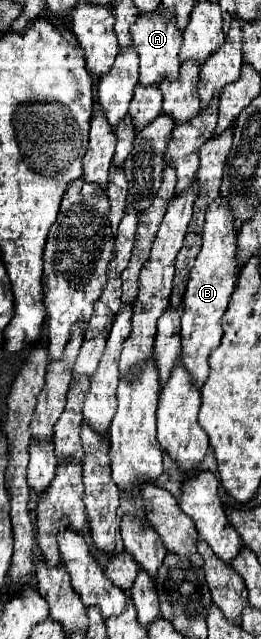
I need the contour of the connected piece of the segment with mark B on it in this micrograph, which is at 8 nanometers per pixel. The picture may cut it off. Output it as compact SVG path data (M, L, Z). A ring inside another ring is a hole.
M213 201L203 227L203 247L195 259L195 265L189 273L187 291L183 297L185 311L181 315L181 363L191 373L193 385L203 387L203 383L209 377L209 355L215 347L221 343L221 317L227 311L231 293L235 289L237 281L237 261L235 261L235 249L237 249L237 231L233 227L231 211L227 209L227 201Z

